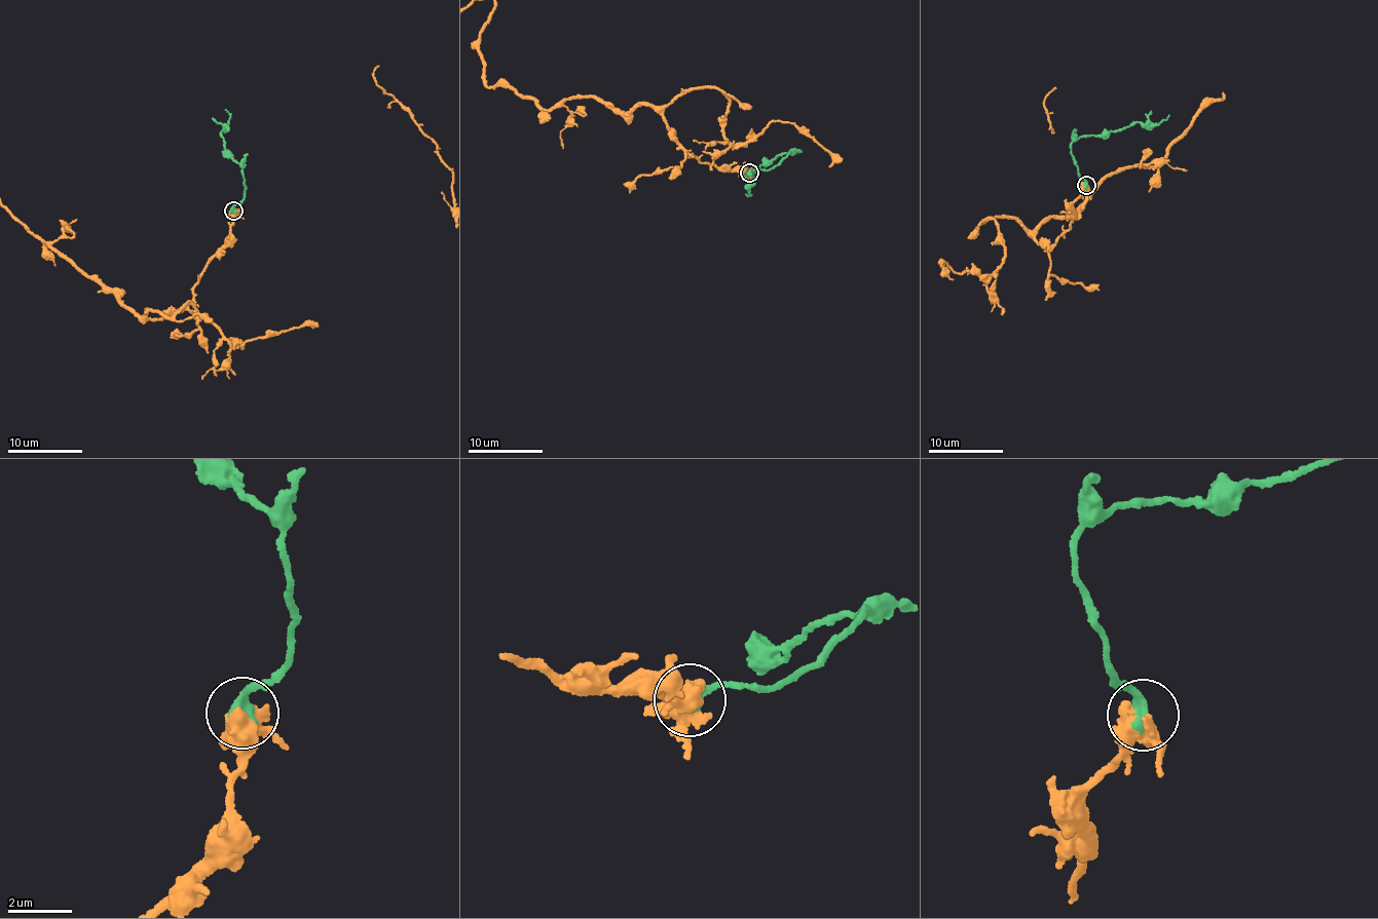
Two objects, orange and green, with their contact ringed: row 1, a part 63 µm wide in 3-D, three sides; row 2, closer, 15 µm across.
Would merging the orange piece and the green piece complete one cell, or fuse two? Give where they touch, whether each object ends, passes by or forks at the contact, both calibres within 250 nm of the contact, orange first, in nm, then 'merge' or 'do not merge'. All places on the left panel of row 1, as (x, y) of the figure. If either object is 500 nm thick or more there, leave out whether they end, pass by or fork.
(233, 211) | orange forks | green ends | 420/440 nm | merge

